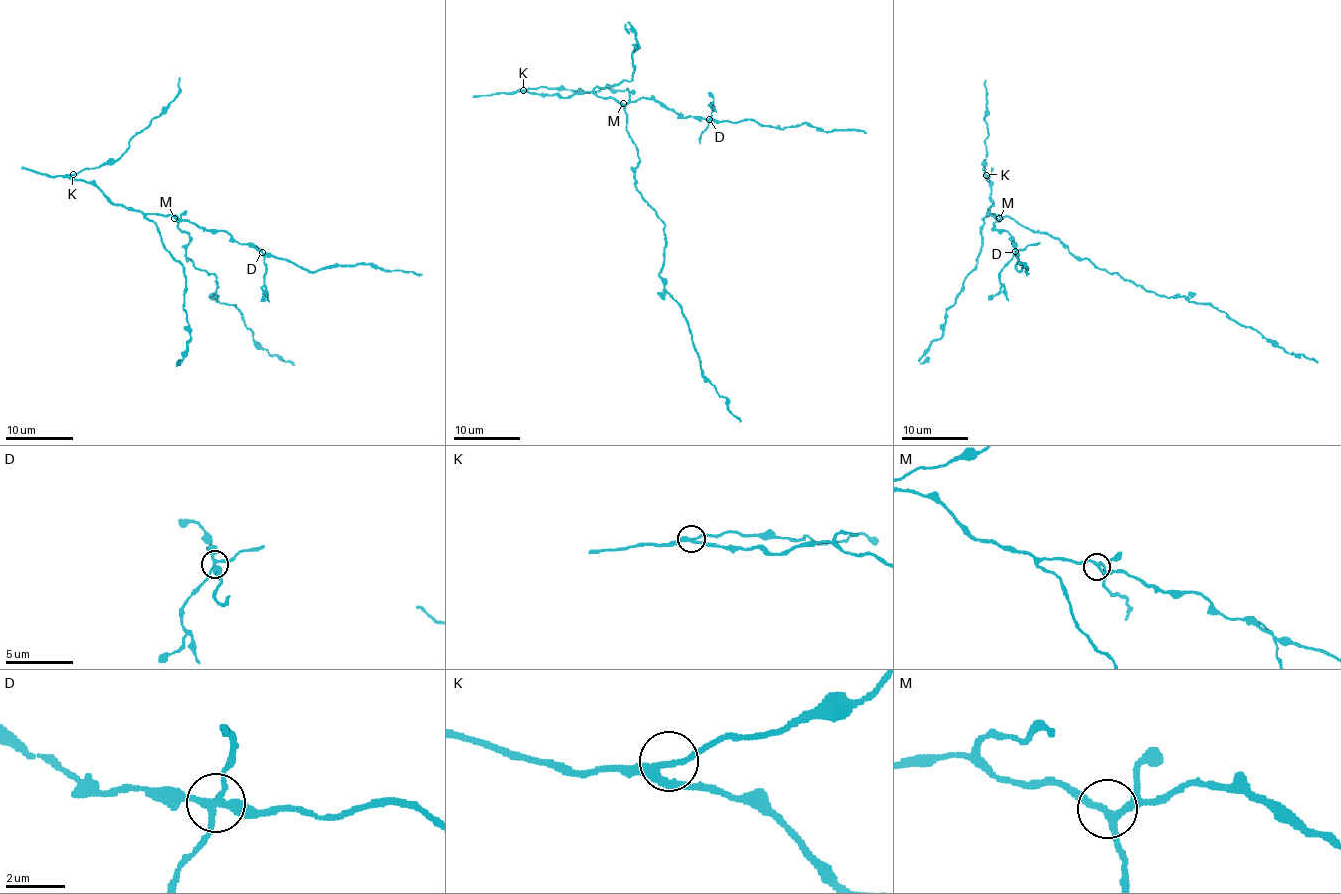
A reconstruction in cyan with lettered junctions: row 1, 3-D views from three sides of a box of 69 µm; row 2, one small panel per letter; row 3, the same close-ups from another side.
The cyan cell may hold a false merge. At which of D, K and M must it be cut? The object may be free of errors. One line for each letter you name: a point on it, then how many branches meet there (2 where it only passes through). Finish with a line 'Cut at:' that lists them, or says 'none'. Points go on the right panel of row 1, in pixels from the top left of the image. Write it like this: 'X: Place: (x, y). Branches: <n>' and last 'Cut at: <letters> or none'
D: Place: (1015, 251). Branches: 4
Cut at: D

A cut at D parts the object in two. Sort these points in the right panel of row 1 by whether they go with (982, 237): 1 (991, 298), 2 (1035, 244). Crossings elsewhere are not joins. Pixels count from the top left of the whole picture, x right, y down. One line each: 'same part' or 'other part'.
1: other part
2: other part

